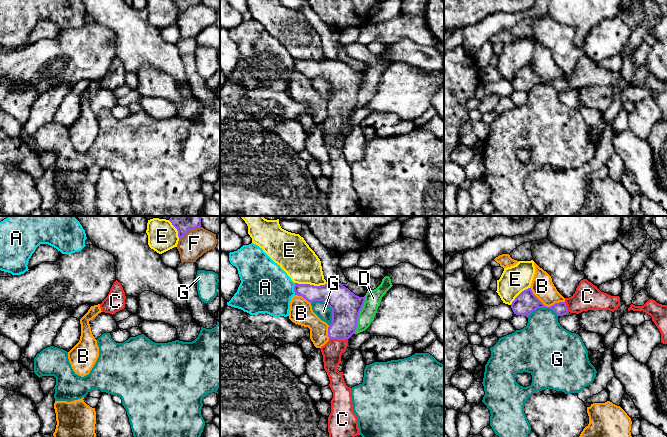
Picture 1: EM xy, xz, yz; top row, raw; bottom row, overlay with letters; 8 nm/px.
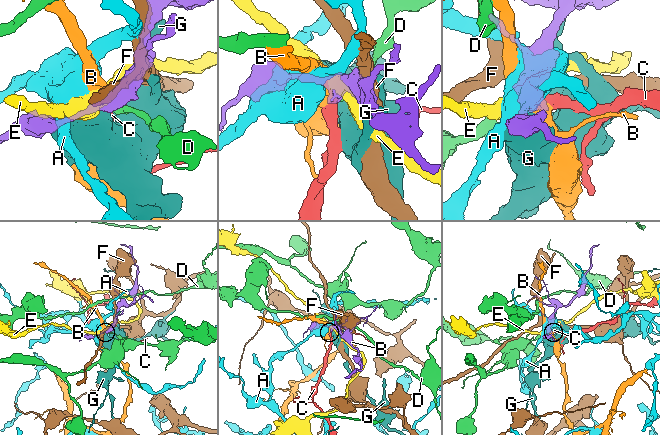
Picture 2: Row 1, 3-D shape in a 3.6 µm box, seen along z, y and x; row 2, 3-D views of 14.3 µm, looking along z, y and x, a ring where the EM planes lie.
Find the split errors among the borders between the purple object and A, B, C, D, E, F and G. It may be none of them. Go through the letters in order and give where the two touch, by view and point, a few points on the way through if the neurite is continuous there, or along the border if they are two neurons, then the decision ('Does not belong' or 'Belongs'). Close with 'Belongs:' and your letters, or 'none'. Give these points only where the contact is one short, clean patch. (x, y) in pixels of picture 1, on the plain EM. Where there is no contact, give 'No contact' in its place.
A: Touches purple at xz (294, 65). Boundary: xz (295, 59), (294, 70). Does not belong
B: Touches purple at yz (546, 82). Does not belong
C: Touches purple at xz (338, 115). Path across: xz (345, 85), (338, 115), (332, 126). Belongs
D: Touches purple at xz (358, 91). Boundary: xz (365, 72), (357, 102), (353, 109). Does not belong
E: Touches purple at xz (311, 61). Does not belong
F: Touches purple at xy (189, 6). Does not belong
G: Touches purple at xz (330, 83). Does not belong
Belongs: C

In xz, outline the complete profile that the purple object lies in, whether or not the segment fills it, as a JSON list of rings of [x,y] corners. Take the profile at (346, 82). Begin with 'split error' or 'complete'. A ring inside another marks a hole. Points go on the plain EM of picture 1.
split error | [[[295,59],[294,68],[310,79],[324,77],[332,85],[329,117],[320,124],[333,168],[328,208],[330,216],[353,216],[359,211],[358,194],[353,187],[351,164],[346,161],[343,148],[339,148],[337,142],[346,127],[348,115],[355,109],[365,72],[355,71],[341,59],[320,62]]]

